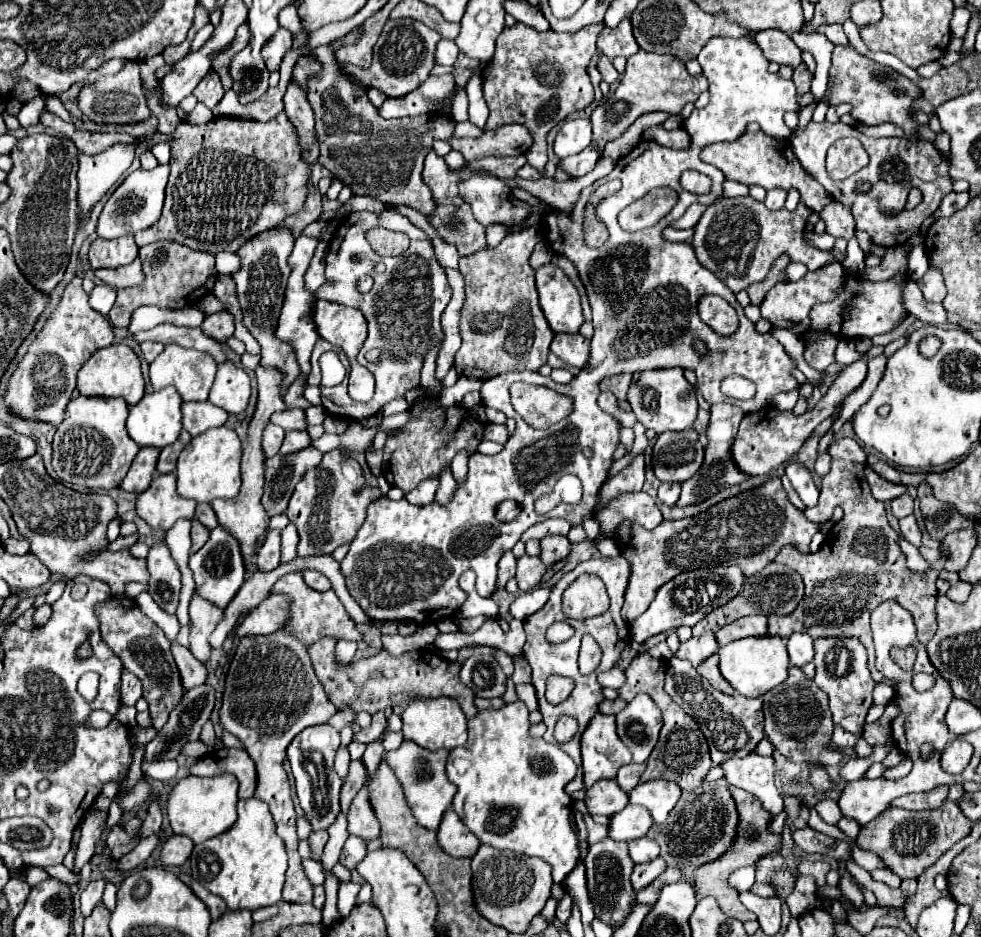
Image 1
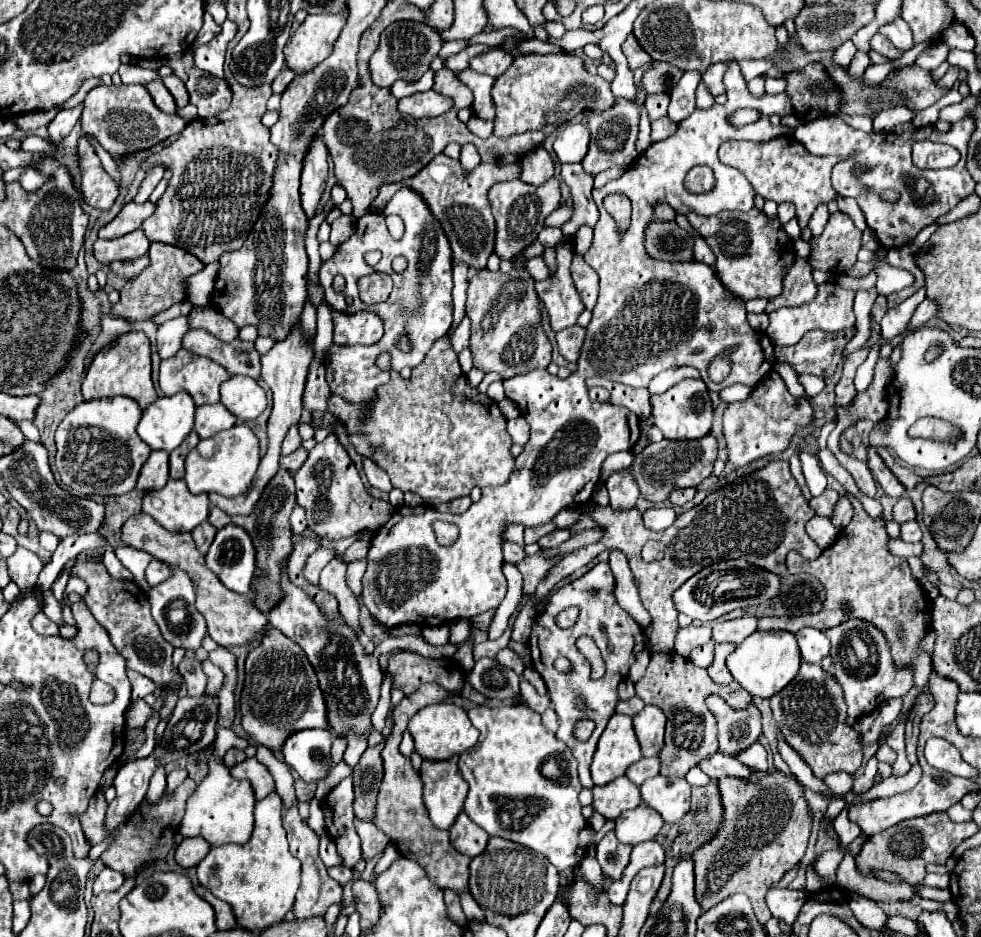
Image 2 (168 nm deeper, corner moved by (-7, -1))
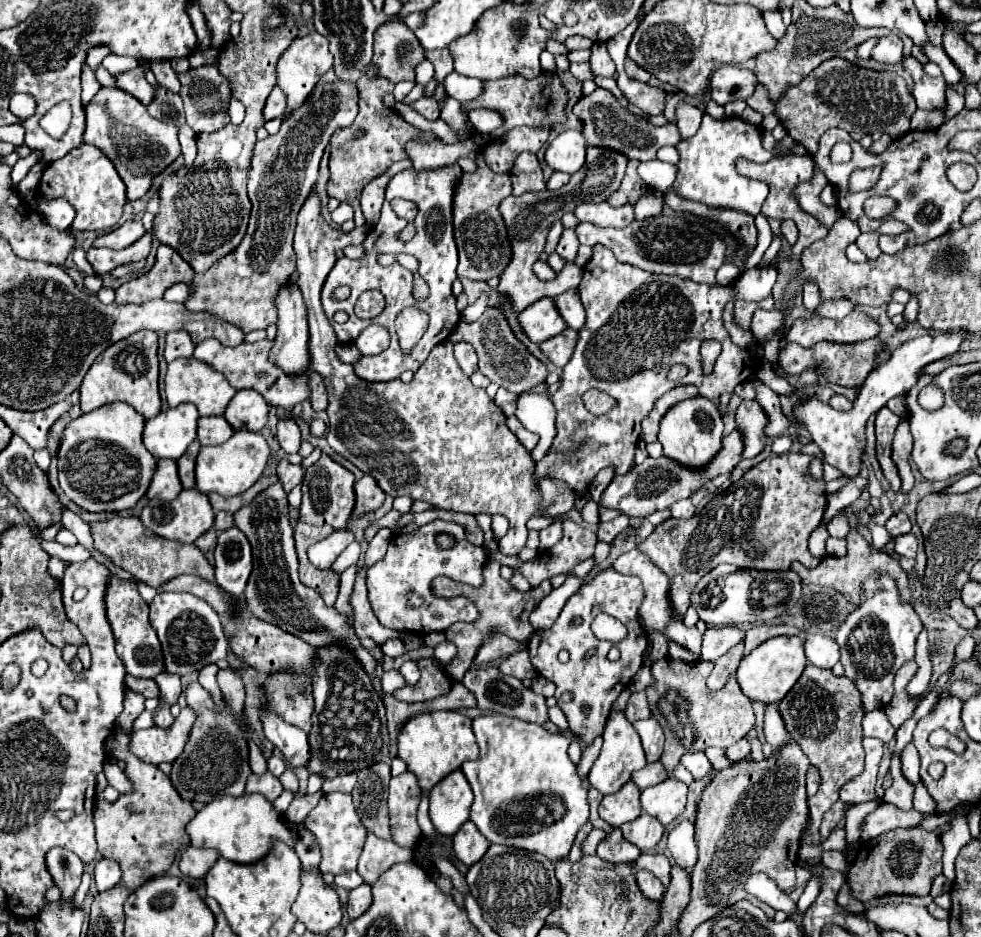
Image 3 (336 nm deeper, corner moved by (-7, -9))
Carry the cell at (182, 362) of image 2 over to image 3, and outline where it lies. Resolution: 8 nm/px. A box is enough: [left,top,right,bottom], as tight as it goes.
[164,359,234,415]

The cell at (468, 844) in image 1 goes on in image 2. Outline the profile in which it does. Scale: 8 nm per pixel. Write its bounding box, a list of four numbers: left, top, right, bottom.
[450,813,488,857]

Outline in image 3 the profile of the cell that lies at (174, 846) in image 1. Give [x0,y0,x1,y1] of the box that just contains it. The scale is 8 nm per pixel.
[180,847,220,879]

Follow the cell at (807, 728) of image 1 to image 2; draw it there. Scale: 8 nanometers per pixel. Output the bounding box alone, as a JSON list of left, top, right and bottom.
[770,663,860,779]

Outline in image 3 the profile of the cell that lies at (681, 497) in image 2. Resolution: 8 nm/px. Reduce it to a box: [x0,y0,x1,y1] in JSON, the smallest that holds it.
[670,499,694,519]

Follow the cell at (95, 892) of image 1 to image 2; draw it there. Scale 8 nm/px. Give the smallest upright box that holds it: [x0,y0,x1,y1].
[94,867,124,893]

